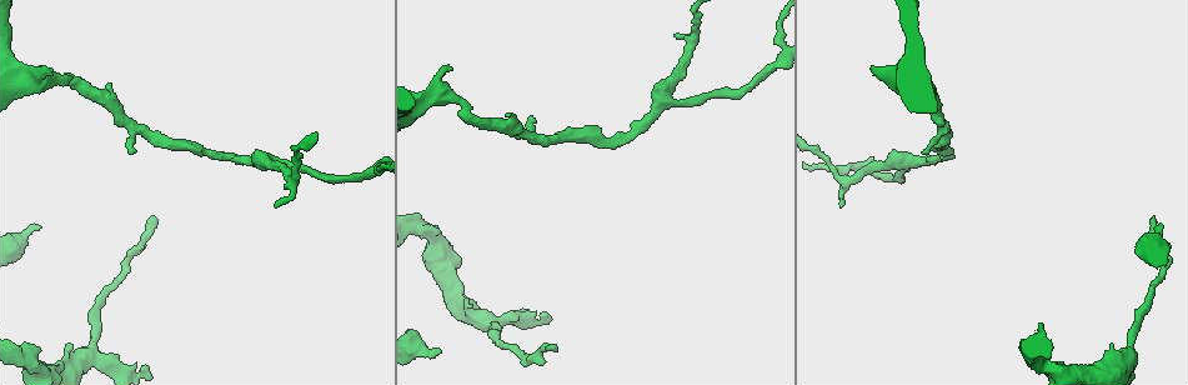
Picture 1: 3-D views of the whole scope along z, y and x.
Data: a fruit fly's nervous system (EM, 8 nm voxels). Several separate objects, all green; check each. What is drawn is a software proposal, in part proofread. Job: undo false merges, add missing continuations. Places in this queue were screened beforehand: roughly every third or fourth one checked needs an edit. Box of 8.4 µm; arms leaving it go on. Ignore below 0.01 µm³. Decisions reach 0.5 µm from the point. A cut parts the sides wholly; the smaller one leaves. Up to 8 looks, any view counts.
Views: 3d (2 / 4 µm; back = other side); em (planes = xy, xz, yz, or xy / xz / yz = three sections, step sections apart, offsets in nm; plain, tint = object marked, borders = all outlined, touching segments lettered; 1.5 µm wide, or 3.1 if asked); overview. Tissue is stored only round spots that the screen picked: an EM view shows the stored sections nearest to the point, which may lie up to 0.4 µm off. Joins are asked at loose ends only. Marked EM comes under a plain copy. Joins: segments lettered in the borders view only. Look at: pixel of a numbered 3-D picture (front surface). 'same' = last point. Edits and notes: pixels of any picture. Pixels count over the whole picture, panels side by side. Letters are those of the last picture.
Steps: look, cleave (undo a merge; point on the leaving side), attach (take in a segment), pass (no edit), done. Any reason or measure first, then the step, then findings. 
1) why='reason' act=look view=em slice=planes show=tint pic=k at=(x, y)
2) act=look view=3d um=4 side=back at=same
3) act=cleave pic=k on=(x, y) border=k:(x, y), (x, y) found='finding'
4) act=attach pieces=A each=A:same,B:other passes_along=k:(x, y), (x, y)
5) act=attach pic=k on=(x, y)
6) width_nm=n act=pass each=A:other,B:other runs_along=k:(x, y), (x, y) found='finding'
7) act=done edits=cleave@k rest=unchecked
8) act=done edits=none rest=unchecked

why='side arm on a straight run' act=look view=em slice=planes show=borders pic=1 at=(264, 165)

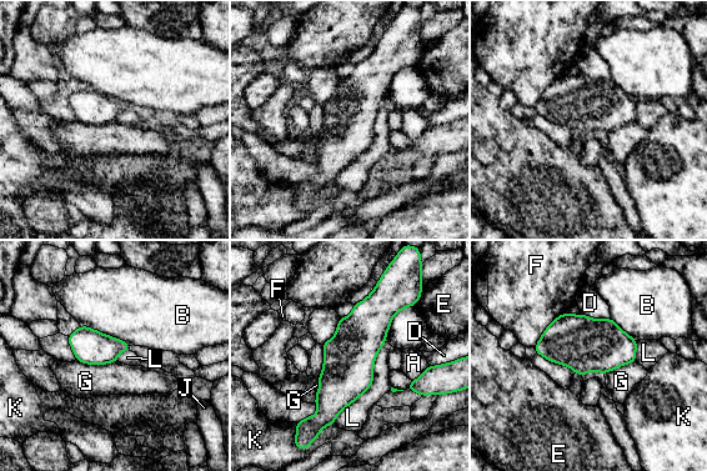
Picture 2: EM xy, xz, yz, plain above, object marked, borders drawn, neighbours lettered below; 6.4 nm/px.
width_nm=320 act=pass each=A:other,B:other,D:other,E:other,F:other,G:other,J:other,K:other,L:other border=2:(575, 372), (581, 376) found='one cell here'

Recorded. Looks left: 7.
why='branch stops here' act=look view=3d um=4 pic=1 at=(38, 227)

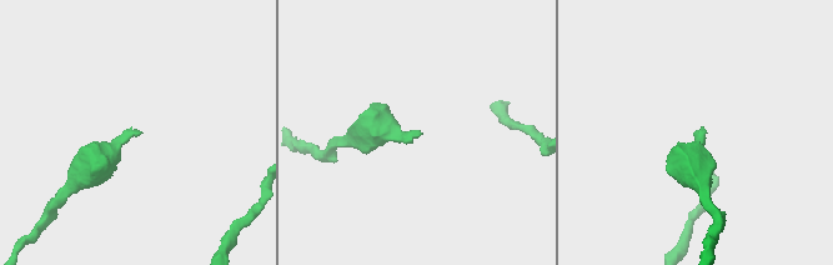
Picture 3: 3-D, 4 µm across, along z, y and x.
why='now the EM' act=look view=em slice=xz step=8 show=tint pic=3 at=(693, 133)

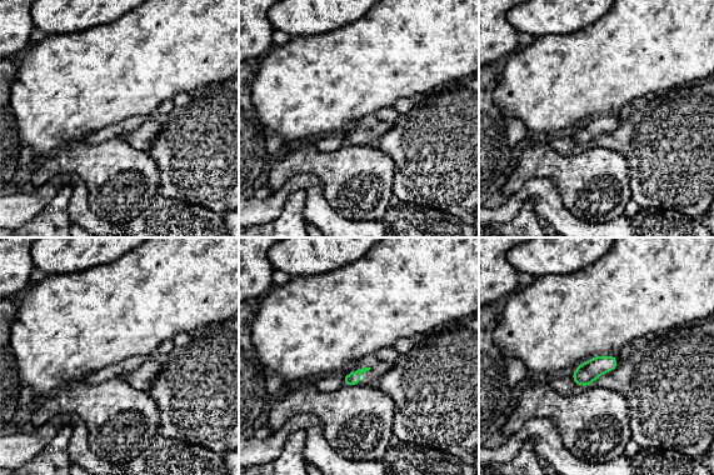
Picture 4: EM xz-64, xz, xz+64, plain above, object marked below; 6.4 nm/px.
why='another direction' act=look view=em slice=planes show=borders at=same

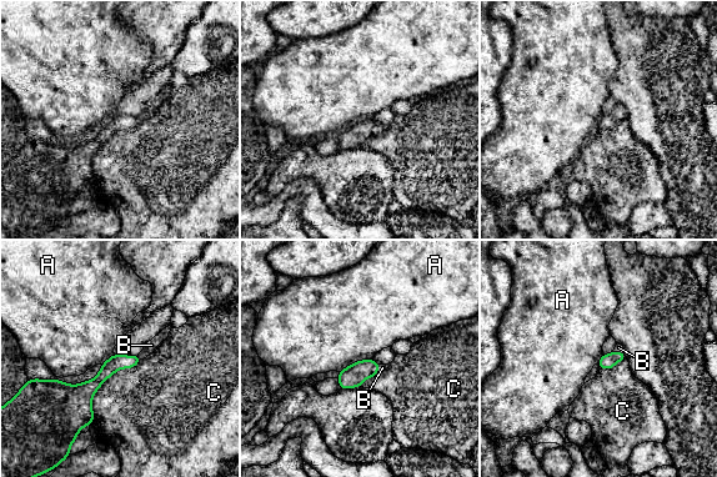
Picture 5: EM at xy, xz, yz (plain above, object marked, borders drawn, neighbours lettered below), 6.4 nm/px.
act=attach pieces=B each=A:other,B:same,C:other passes_along=5:(115, 362), (139, 356), (151, 345) found='it goes on there'

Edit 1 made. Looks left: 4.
why='see it whole again' act=look view=overview

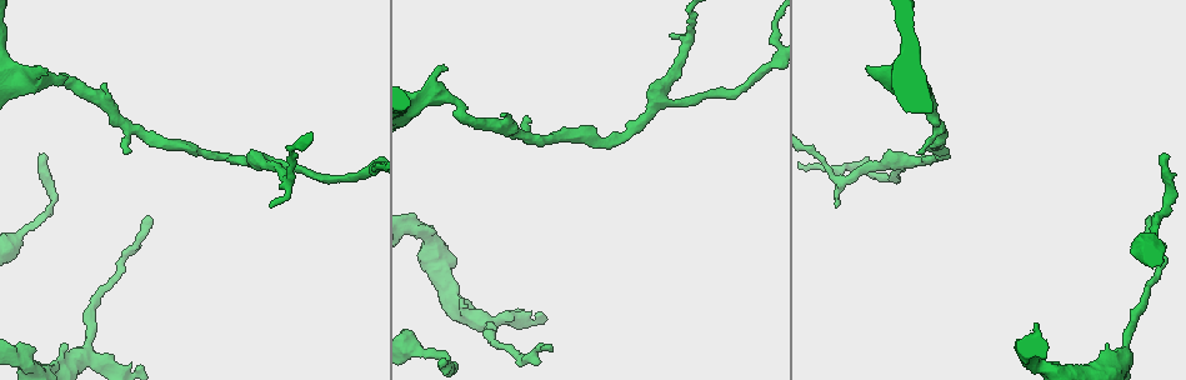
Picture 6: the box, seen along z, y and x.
why='an open end' act=look view=em slice=planes show=tint pic=6 at=(125, 151)

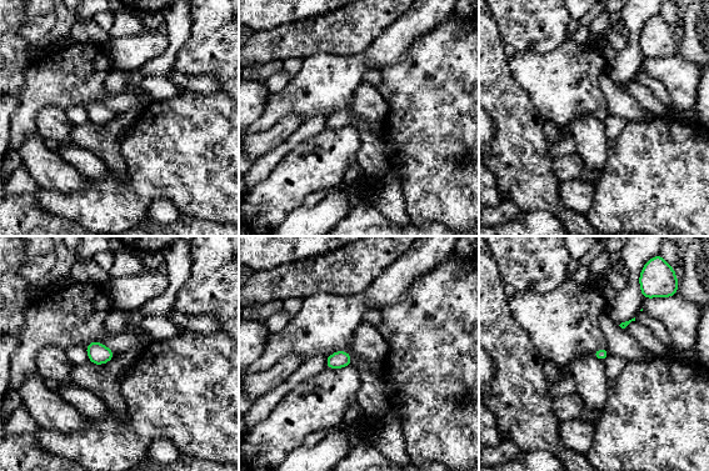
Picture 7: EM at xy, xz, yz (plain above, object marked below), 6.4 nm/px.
act=look view=em slice=planes show=borders at=same

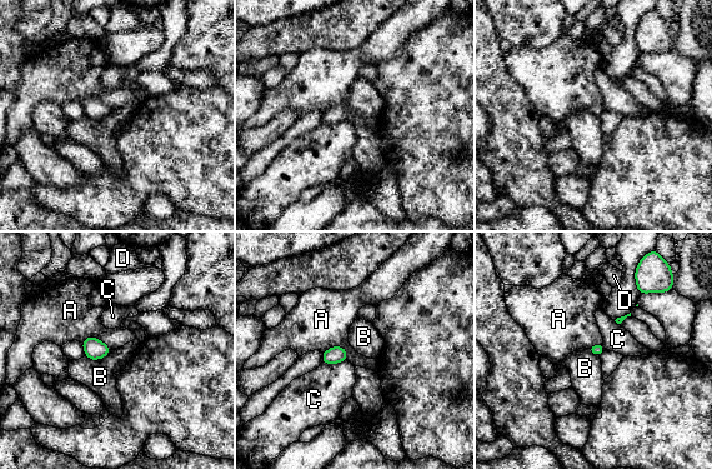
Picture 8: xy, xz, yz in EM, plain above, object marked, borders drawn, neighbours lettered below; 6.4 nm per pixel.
act=pass each=A:other,B:other,C:other,D:other border=8:(322, 353), (342, 347), (347, 359) found='no lettered segment goes on from it'

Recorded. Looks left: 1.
act=done edits=attach@5 rest=unchecked

